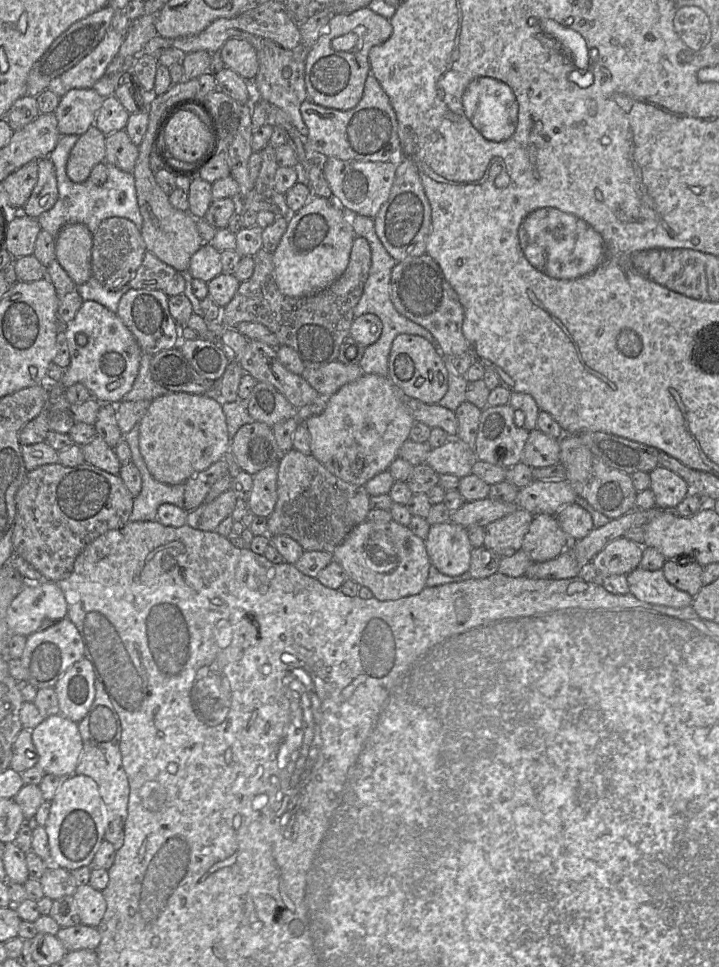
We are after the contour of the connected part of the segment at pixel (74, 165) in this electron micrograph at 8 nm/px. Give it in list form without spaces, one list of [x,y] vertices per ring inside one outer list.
[[[94,124],[79,136],[66,165],[66,173],[71,181],[75,183],[86,181],[92,169],[97,164],[105,162],[106,136]]]

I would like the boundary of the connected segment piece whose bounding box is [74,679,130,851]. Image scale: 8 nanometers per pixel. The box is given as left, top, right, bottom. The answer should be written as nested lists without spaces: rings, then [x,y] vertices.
[[[96,679],[95,699],[86,716],[78,723],[78,729],[82,738],[83,749],[74,774],[89,776],[98,785],[108,811],[108,828],[104,839],[112,843],[117,851],[124,843],[130,787],[122,764],[120,750],[121,722],[114,706],[106,699]]]

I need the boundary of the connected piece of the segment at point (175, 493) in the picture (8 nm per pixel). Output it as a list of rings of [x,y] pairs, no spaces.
[[[139,424],[124,435],[131,450],[131,462],[140,471],[142,489],[134,497],[129,521],[156,521],[160,505],[169,503],[184,508],[184,484],[169,485],[161,483],[150,474],[139,449]]]

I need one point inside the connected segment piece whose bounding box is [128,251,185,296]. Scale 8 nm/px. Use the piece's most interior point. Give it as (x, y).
(153, 274)

